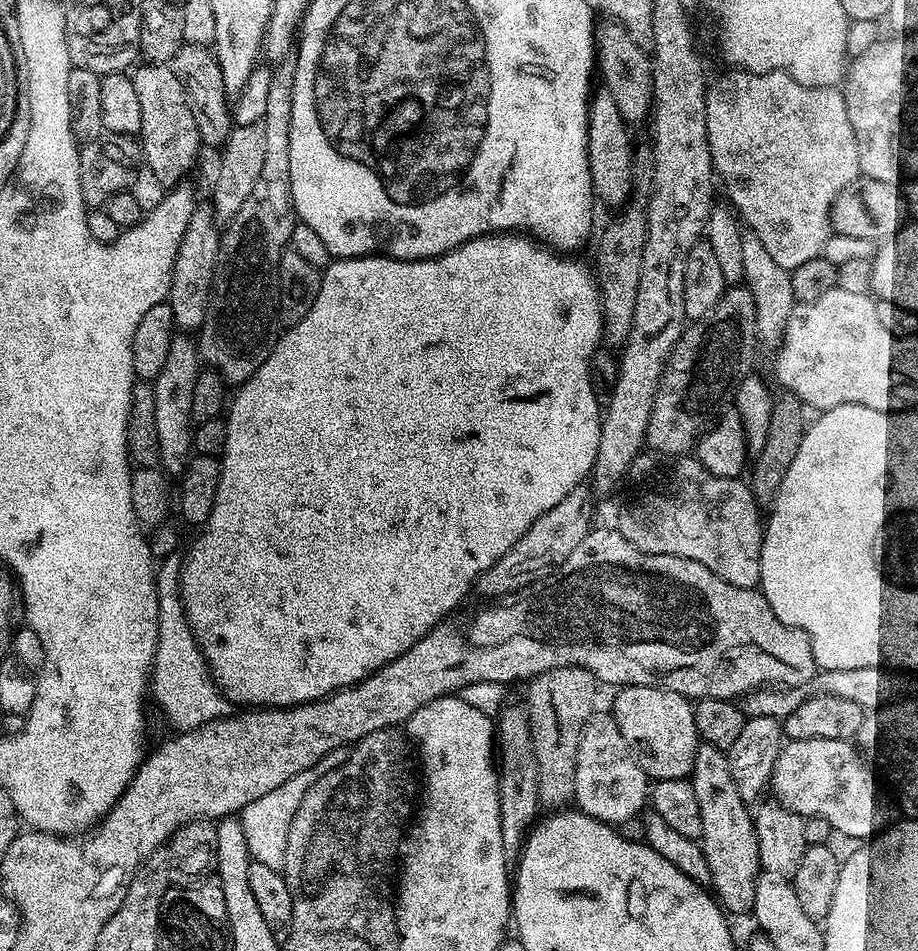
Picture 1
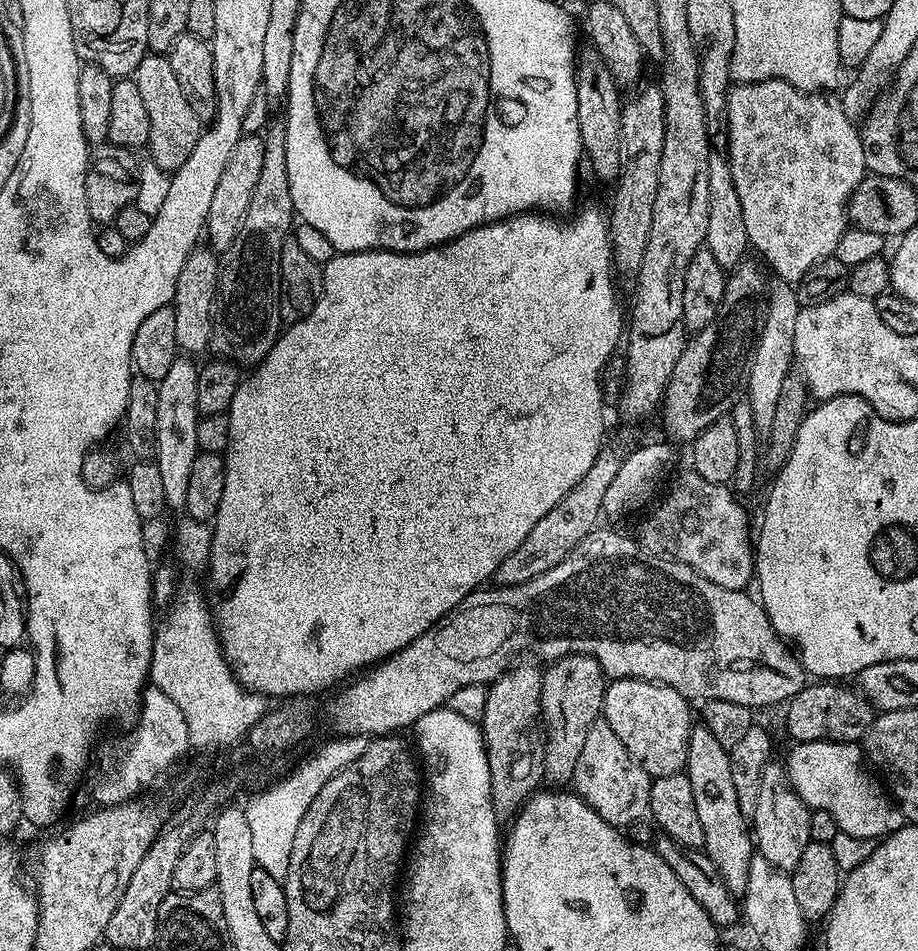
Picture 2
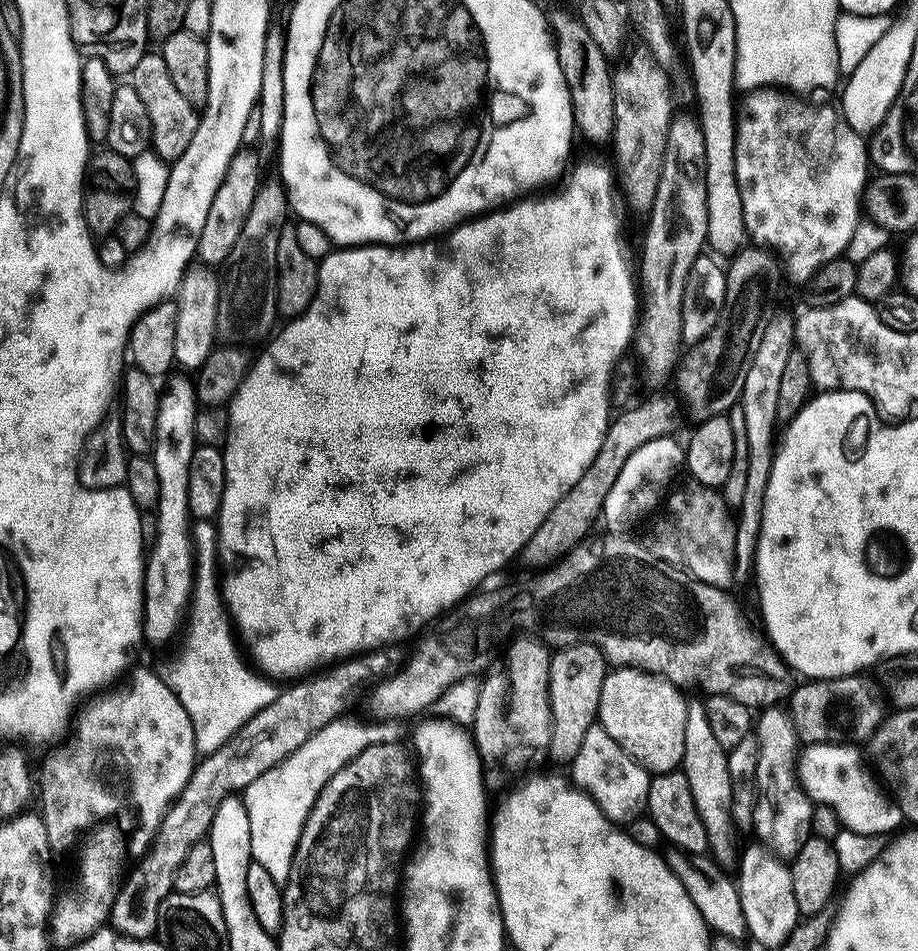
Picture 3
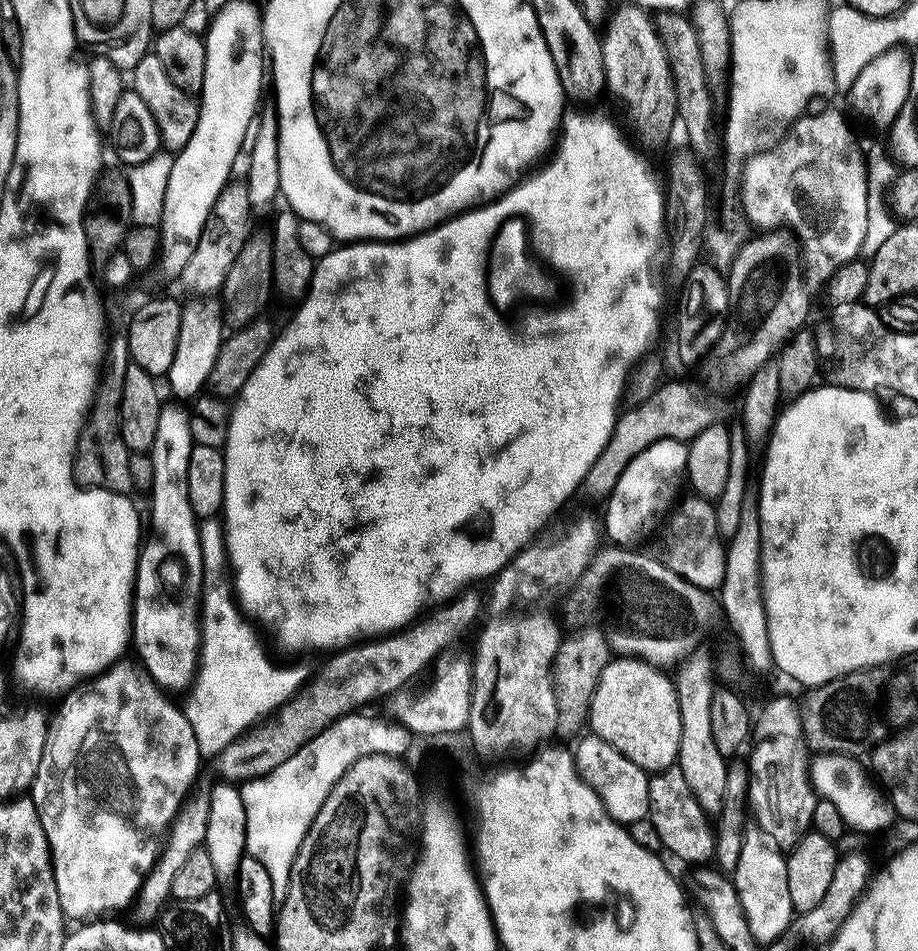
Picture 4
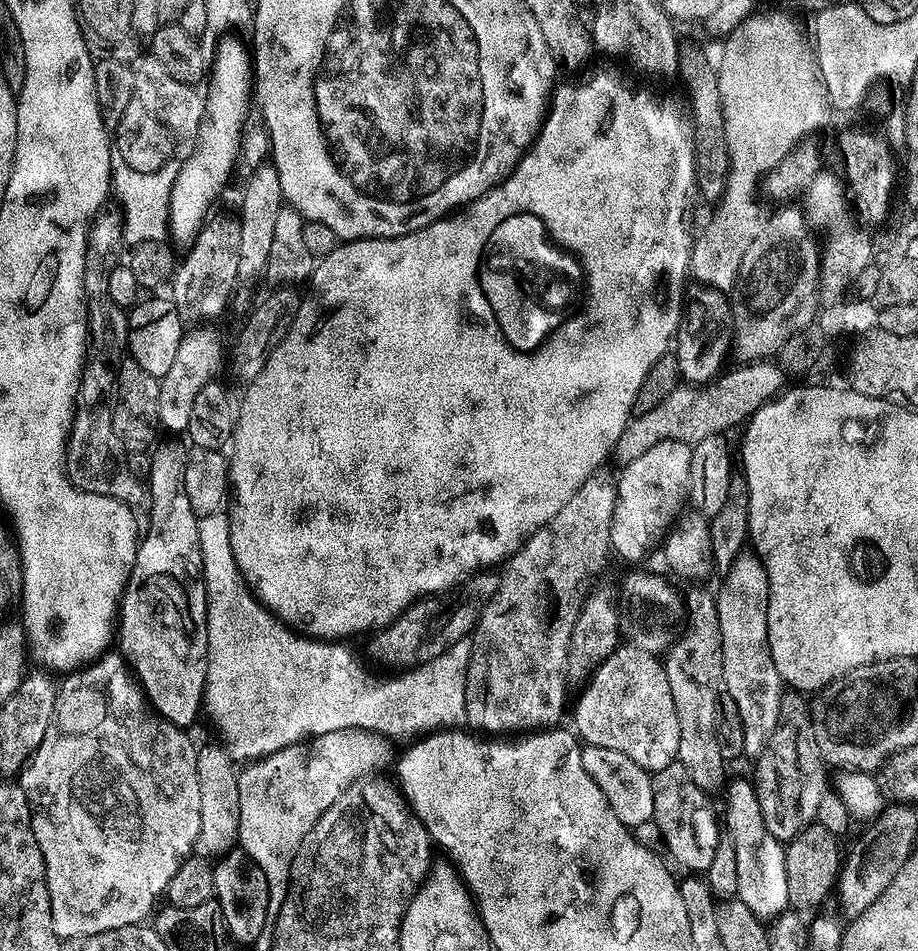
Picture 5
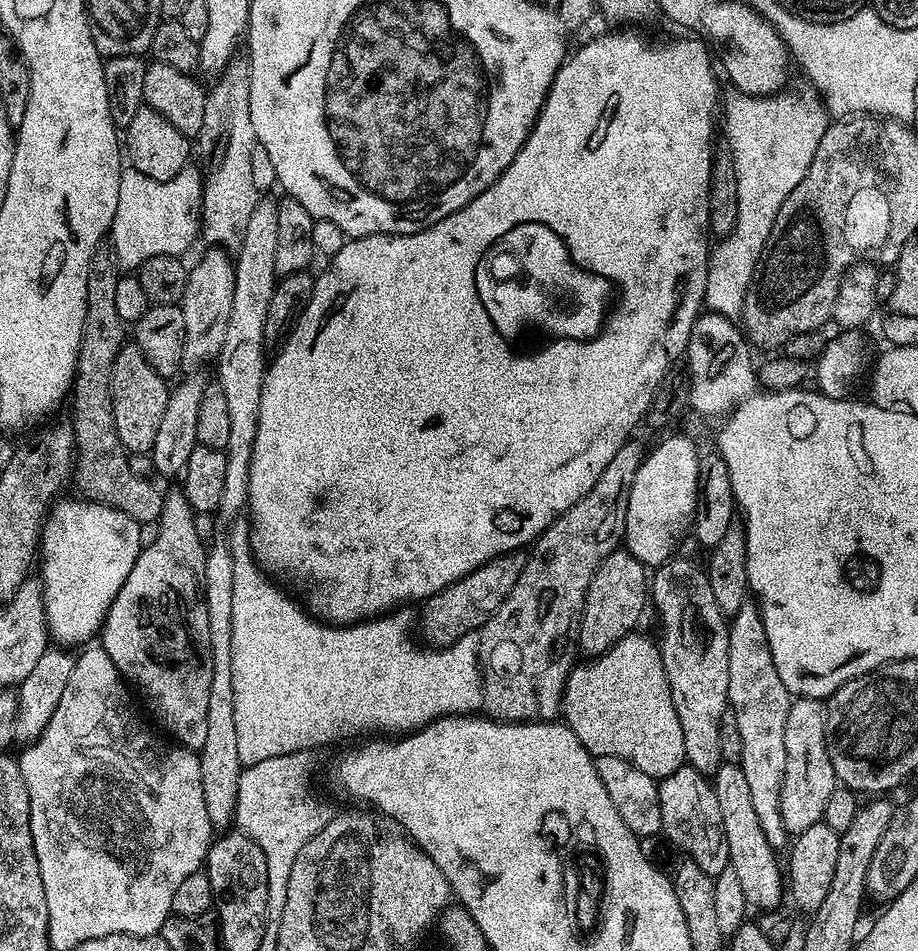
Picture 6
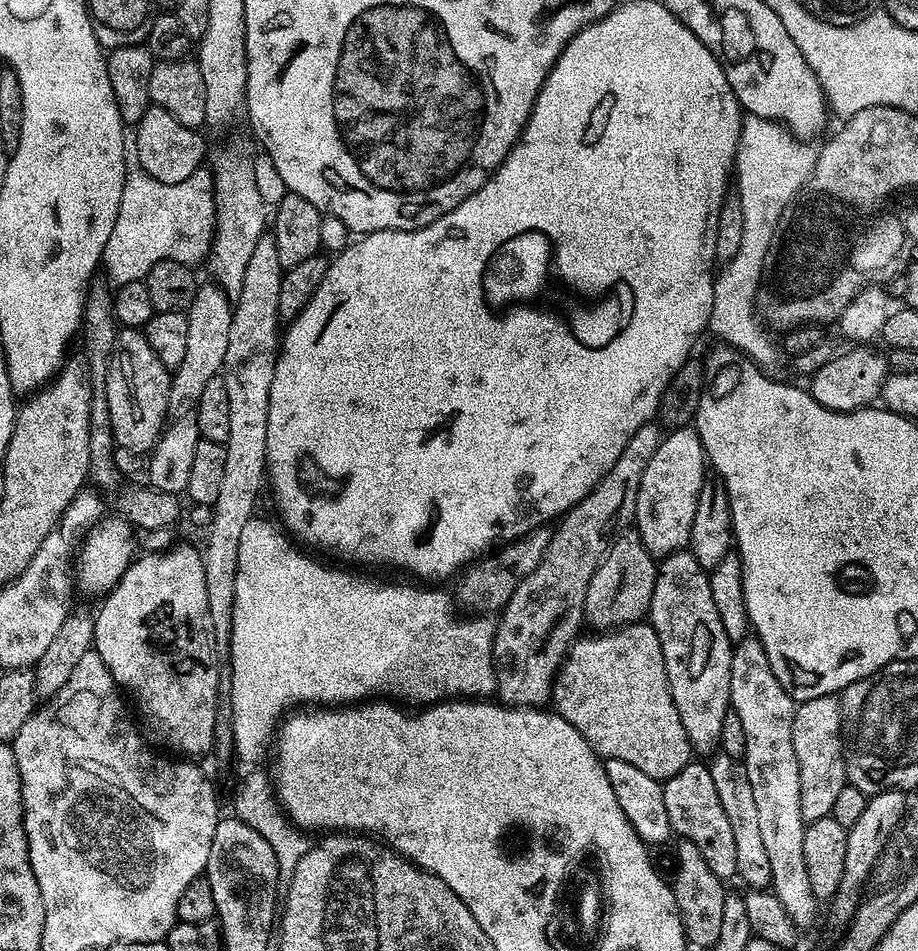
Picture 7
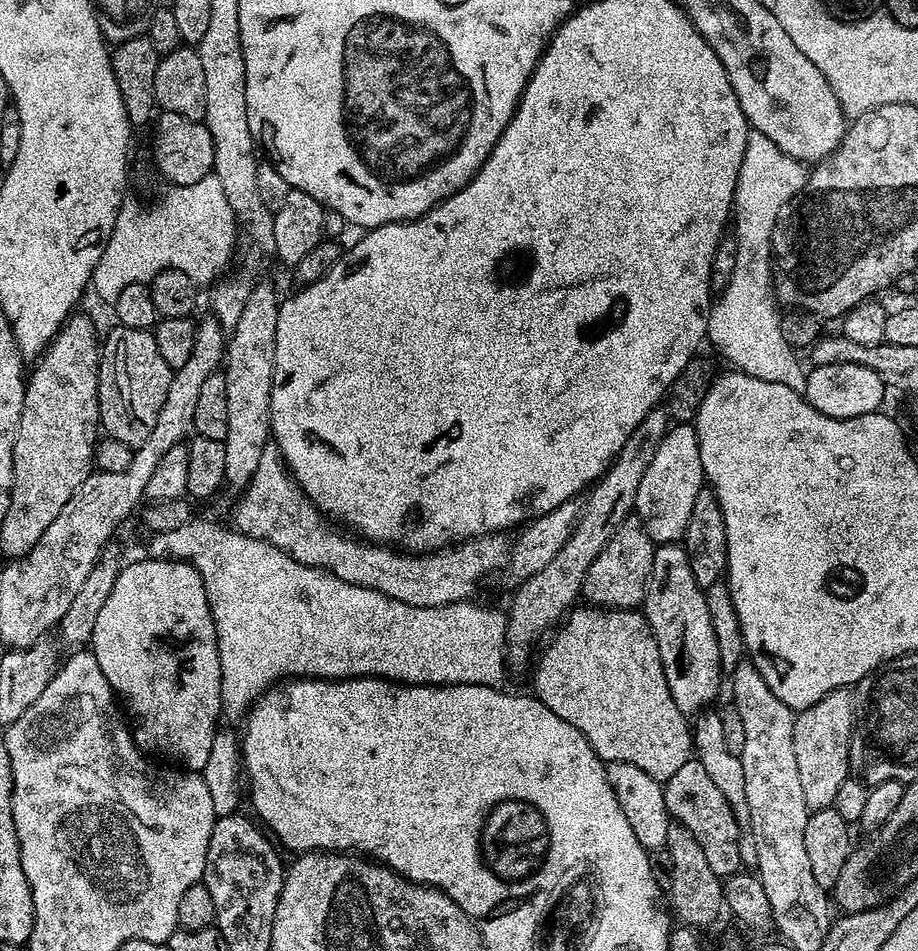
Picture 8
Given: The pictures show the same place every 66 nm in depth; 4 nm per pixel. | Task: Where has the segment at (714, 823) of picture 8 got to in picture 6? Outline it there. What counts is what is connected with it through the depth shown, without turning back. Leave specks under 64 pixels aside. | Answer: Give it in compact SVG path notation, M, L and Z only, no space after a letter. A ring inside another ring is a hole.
M681 766L674 774L663 777L656 789L655 803L660 806L660 826L663 835L668 835L672 844L677 844L684 852L689 852L691 863L699 868L707 869L712 855L716 852L716 844L708 837L708 819L718 813L716 794L706 779L705 773L691 766Z

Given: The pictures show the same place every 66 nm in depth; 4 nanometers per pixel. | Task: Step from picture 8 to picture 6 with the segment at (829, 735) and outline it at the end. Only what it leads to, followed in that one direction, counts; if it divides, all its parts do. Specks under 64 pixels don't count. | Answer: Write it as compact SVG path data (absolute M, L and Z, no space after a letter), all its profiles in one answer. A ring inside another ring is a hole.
M796 698L789 703L786 711L788 717L784 723L784 749L786 750L786 765L790 776L796 779L792 792L780 793L780 816L783 818L787 833L799 834L810 826L821 823L824 810L830 802L830 794L838 789L836 775L831 755L826 742L826 722L824 721L825 705L813 698Z

